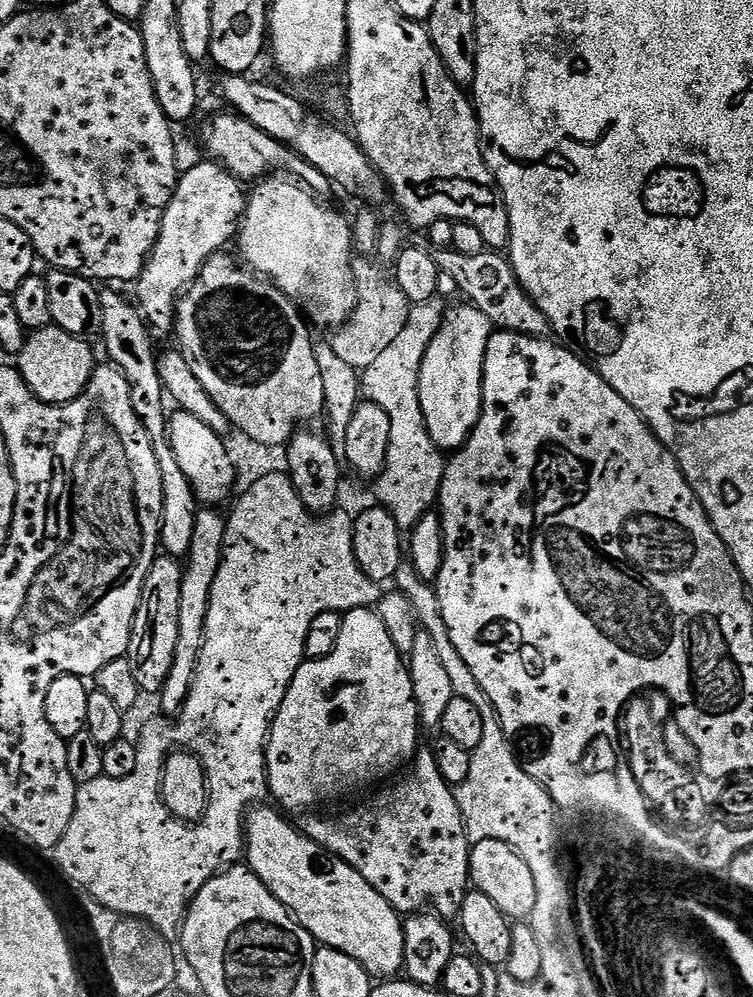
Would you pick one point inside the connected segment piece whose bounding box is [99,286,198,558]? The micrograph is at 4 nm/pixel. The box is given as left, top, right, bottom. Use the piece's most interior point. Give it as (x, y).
(125, 330)

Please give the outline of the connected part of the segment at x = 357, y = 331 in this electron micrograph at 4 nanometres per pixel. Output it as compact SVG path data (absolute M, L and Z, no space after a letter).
M357 263L356 274L356 309L343 328L335 333L332 340L331 355L342 358L345 368L363 370L369 368L385 350L390 342L402 334L402 326L406 326L410 307L406 294L396 285L395 279L383 276L372 264Z

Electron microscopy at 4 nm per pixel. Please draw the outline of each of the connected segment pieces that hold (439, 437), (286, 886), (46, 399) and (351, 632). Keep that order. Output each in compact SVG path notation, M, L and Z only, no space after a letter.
M471 302L461 308L445 311L444 321L426 350L420 371L420 401L426 418L426 430L441 450L461 448L470 438L480 417L484 401L484 363L486 346L490 342L494 325L490 318Z
M253 807L246 817L247 867L270 889L274 898L278 898L278 902L287 906L299 924L316 939L317 945L350 954L350 958L354 958L354 962L362 965L373 978L395 977L404 966L404 920L401 913L392 908L390 902L386 902L386 898L382 898L382 894L378 894L378 890L354 870L354 866L305 836L293 821L291 824L284 817L287 815L283 811L264 807Z
M55 326L35 329L25 339L18 367L26 386L43 404L68 404L84 393L98 363L88 344L91 343L85 337L66 334L66 330Z
M375 607L355 608L342 615L342 630L338 646L326 658L305 659L290 686L286 698L268 734L266 762L268 763L268 791L281 809L312 810L315 804L348 796L367 784L379 785L391 772L407 765L418 751L422 727L420 710L415 700L414 682L405 657L390 642L386 622L382 622Z

